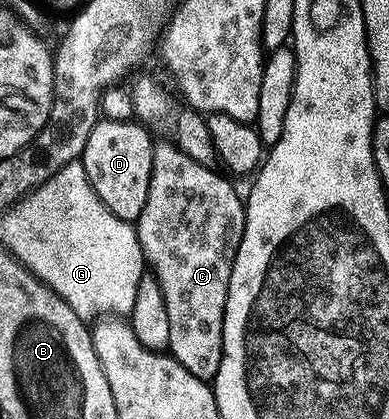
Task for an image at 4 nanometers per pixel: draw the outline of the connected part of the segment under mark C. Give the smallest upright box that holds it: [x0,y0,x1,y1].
[135,108,247,384]

